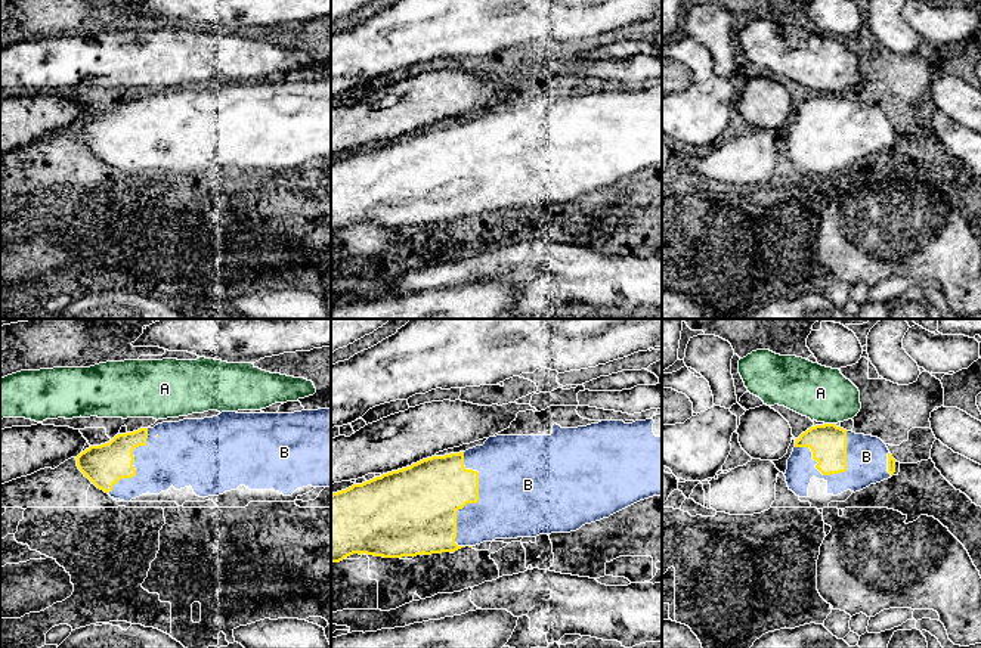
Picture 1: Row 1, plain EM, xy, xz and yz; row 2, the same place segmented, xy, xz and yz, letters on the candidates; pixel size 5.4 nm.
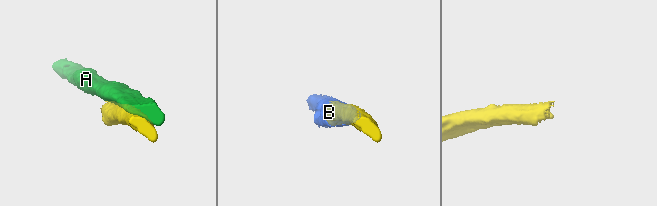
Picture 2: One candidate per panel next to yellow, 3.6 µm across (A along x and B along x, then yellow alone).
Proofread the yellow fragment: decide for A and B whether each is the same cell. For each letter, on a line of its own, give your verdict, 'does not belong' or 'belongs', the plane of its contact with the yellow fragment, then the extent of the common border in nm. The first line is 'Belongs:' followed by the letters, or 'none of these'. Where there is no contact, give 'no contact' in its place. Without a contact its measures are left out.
Belongs: B
A: does not belong; contact in yz; length 60 nm
B: belongs; contact in xz; length 500 nm

